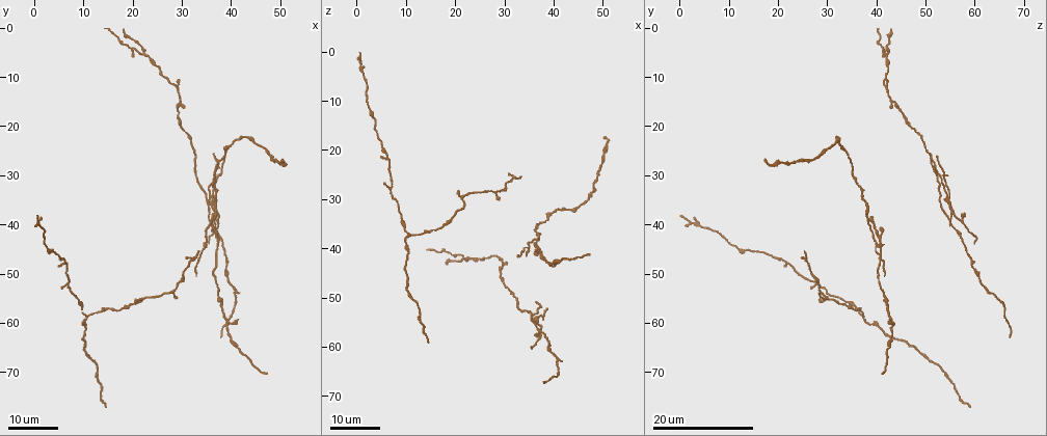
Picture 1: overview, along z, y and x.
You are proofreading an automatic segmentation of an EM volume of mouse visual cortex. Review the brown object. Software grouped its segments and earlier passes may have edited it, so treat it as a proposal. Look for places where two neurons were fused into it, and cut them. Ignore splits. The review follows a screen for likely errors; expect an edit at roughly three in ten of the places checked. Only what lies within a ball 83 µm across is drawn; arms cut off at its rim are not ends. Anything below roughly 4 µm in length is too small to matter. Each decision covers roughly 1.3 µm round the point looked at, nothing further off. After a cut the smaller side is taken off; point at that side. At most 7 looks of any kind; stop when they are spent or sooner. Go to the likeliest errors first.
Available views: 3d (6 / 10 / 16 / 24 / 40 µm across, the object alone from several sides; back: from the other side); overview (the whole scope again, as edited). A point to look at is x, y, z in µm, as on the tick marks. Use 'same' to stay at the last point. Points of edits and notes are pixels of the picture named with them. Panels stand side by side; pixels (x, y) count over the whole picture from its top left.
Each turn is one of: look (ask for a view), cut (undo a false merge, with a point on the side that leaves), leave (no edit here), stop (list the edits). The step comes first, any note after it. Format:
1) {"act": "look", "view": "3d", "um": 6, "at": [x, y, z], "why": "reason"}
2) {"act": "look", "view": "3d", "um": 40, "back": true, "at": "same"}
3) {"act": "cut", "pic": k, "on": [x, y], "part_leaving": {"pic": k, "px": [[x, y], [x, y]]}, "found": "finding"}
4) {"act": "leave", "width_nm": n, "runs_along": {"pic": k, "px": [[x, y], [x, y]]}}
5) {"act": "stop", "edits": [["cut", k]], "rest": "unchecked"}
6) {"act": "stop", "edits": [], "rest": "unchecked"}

{"act": "look", "view": "3d", "um": 24, "at": [22.5, 5.5, 42.0]}

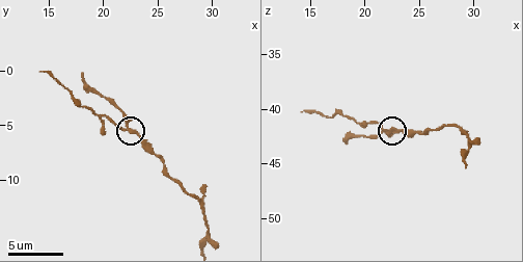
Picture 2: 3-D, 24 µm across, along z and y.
{"act": "look", "view": "3d", "um": 10, "at": [22.2, 5.0, 42.4], "why": "closer look"}

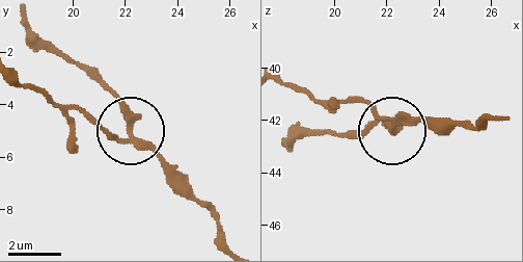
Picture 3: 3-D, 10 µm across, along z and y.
{"act": "cut", "pic": 3, "on": [124, 102], "width_nm": 240, "part_leaving": {"pic": 3, "px": [[132, 135], [126, 110], [58, 56], [25, 17]]}, "found": "two neurons meet here"}

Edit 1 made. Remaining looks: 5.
{"act": "look", "view": "3d", "um": 16, "at": [28.0, 53.5, 29.0], "why": "three arms meet"}

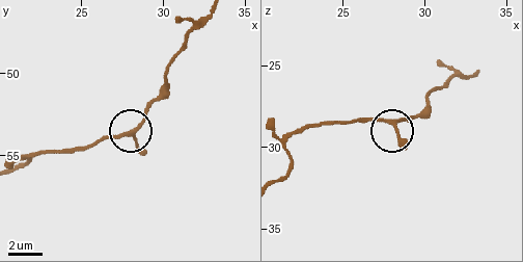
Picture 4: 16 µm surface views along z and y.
{"act": "look", "view": "3d", "um": 6, "at": [28.1, 53.6, 28.4]}

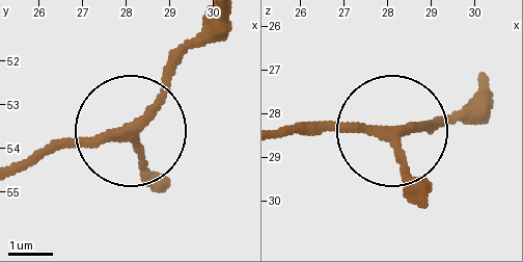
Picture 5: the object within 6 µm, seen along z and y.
{"act": "leave", "width_nm": 200, "found": "one neuron here"}

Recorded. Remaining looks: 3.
{"act": "look", "view": "3d", "um": 16, "at": [11.0, 58.5, 37.0], "why": "three arms meet"}

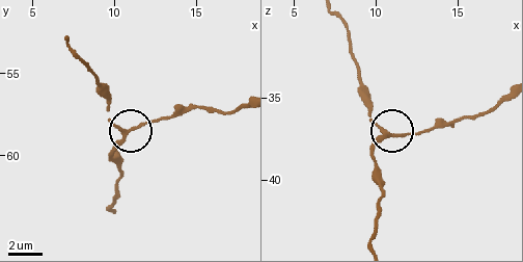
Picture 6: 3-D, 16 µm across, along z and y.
{"act": "look", "view": "3d", "um": 6, "at": [10.5, 58.7, 37.2]}

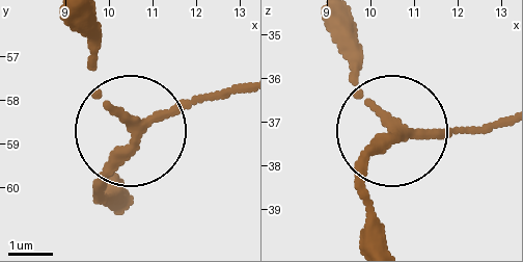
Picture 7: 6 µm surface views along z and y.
{"act": "leave", "arms": 3, "runs_along": {"pic": 7, "px": [[242, 88], [141, 122], [97, 197]]}, "found": "continuous, no second neuron"}

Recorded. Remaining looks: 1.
{"act": "look", "view": "3d", "um": 10, "at": [29.4, 15.2, 43.6], "why": "thin arm on a thick one"}

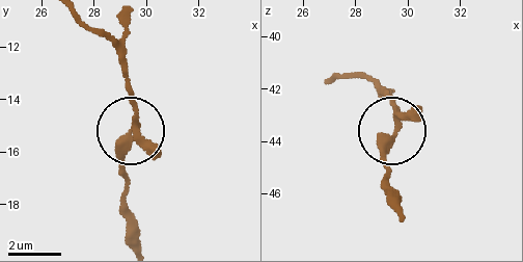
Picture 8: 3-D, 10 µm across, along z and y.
{"act": "leave", "arms": 3, "found": "one neuron here"}

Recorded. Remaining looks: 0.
{"act": "stop", "edits": [["cut", 3]], "rest": "unchecked"}

